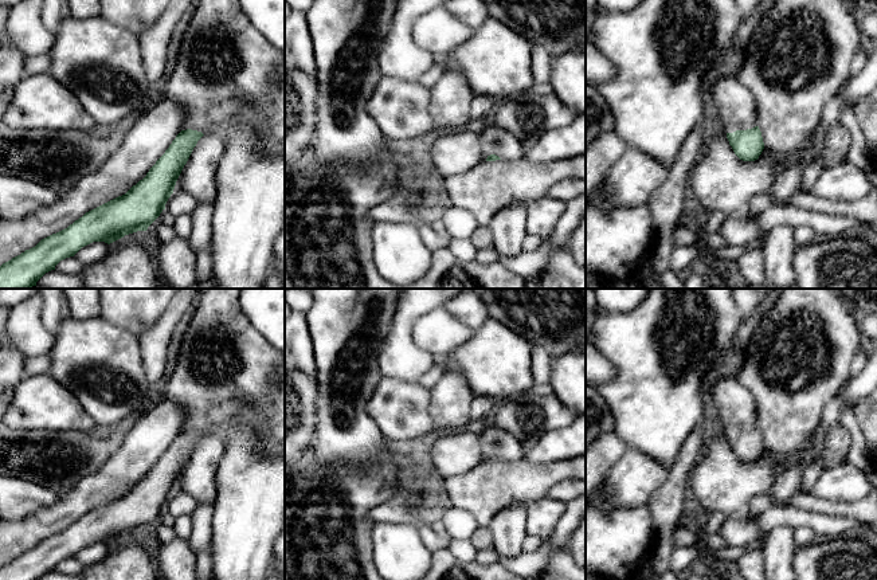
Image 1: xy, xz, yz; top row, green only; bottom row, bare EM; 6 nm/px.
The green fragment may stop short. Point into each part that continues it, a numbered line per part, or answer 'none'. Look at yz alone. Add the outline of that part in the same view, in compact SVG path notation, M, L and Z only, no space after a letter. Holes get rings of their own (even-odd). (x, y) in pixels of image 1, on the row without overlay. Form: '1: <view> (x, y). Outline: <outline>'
1: yz (735, 406). Outline: M713 375L708 381L708 389L725 435L757 427L756 401L736 376Z

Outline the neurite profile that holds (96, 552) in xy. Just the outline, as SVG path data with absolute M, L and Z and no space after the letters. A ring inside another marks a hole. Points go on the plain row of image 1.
M93 542L82 548L74 559L79 560L85 565L95 564L102 561L109 552L109 545L105 542Z

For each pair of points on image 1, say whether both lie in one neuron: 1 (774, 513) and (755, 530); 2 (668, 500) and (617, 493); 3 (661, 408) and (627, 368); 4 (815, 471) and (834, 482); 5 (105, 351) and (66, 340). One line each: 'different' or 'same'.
1: same
2: different
3: same
4: different
5: same

